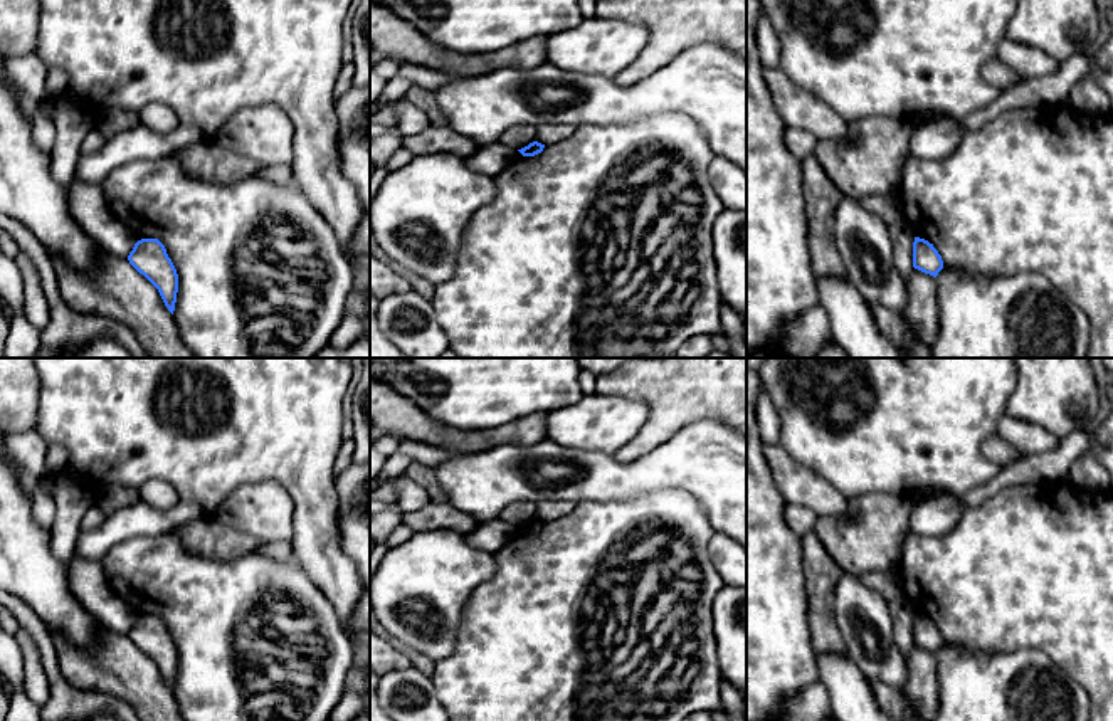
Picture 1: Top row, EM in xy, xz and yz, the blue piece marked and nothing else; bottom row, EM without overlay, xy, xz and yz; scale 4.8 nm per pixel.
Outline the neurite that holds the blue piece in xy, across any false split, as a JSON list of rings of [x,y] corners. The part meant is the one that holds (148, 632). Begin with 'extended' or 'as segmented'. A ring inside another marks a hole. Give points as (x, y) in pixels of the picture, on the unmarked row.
as segmented | [[[141,615],[135,620],[128,637],[158,666],[165,682],[173,691],[178,669],[178,650],[165,622],[158,615]]]

